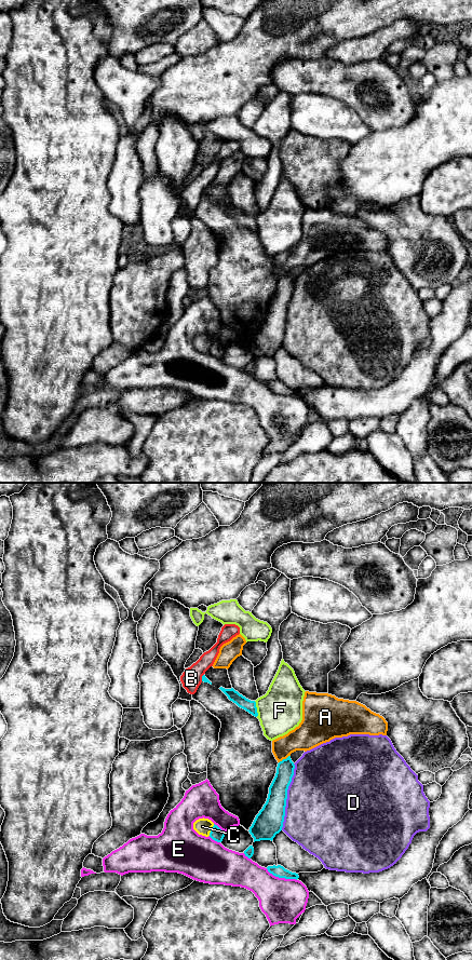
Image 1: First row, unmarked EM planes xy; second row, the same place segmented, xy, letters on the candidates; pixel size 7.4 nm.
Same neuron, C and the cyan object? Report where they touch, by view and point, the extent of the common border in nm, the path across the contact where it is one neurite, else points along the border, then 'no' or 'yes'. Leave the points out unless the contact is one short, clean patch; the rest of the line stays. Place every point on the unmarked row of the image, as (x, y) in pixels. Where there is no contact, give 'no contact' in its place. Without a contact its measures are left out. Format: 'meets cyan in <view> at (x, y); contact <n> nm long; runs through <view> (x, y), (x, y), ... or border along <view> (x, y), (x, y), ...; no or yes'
meets cyan in xy at (211, 346); contact 100 nm long; border along xy (214, 340), (208, 351); no

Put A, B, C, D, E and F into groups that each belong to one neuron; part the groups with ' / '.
A / B / C / D / E / F

